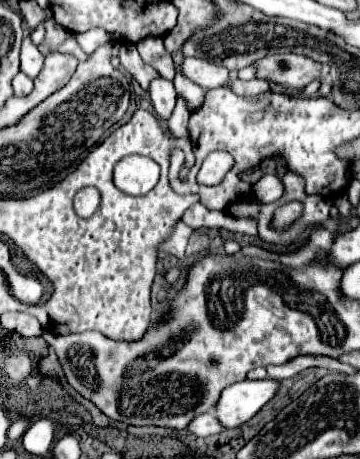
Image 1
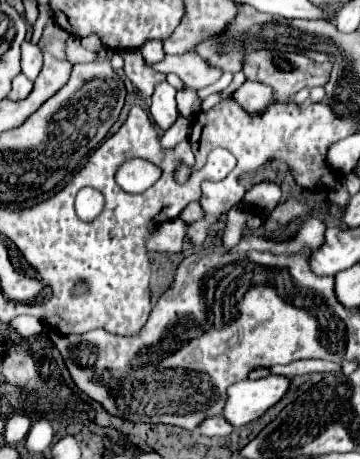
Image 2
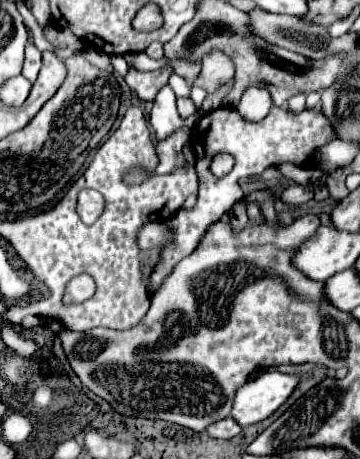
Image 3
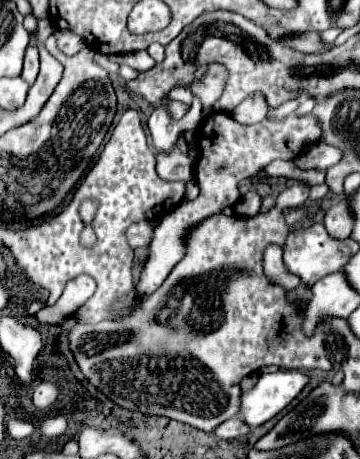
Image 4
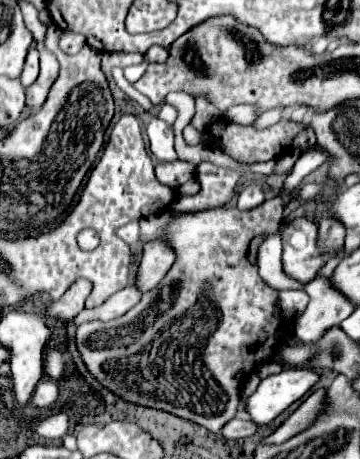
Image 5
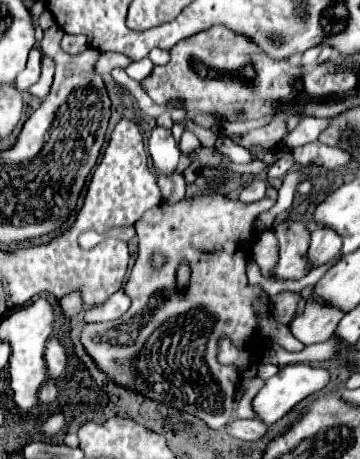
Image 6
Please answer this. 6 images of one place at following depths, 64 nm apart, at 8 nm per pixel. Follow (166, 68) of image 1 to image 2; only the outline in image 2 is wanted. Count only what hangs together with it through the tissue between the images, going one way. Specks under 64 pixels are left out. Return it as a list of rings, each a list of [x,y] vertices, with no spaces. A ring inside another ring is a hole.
[[[148,40],[146,44],[142,44],[140,54],[144,56],[146,64],[156,64],[164,60],[164,50],[162,50],[162,40]]]

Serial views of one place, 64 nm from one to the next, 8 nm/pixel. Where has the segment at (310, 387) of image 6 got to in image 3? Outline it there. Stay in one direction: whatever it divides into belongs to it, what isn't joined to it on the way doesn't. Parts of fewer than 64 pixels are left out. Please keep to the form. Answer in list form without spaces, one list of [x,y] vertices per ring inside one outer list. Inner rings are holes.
[[[264,372],[256,380],[242,384],[232,402],[230,416],[240,426],[256,424],[268,418],[296,388],[298,376],[282,372]]]

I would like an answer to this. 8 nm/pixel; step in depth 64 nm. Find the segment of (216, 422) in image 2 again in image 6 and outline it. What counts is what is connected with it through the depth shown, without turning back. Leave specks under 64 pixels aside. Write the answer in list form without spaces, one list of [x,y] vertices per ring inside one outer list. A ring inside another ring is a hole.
[[[236,418],[226,426],[226,432],[234,438],[240,438],[240,440],[258,440],[264,436],[266,426],[262,420],[256,420],[256,418],[252,418],[252,420]]]

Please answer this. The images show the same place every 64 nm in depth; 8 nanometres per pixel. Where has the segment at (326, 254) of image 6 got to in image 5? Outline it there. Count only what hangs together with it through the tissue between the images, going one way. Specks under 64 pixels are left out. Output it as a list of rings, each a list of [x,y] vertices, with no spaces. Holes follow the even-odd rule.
[[[324,216],[318,222],[320,226],[320,244],[322,248],[340,248],[344,246],[344,224],[340,220],[336,220],[334,216]]]

